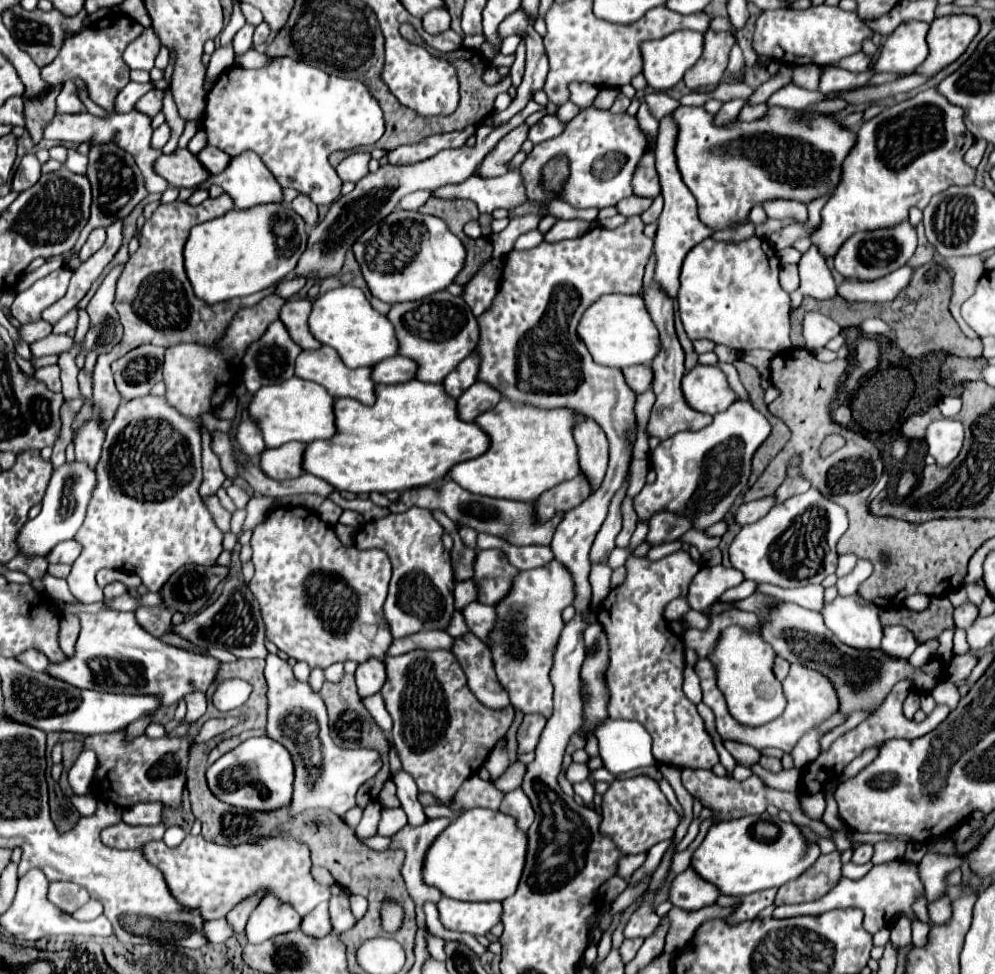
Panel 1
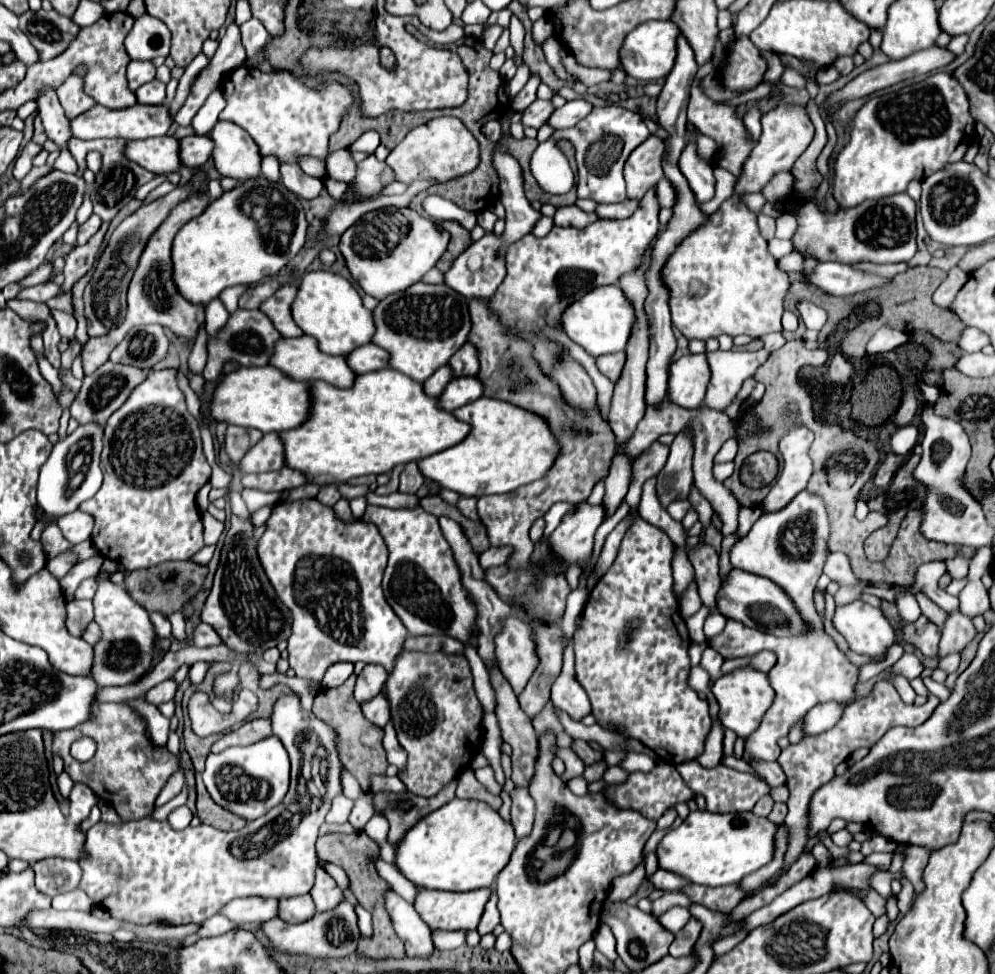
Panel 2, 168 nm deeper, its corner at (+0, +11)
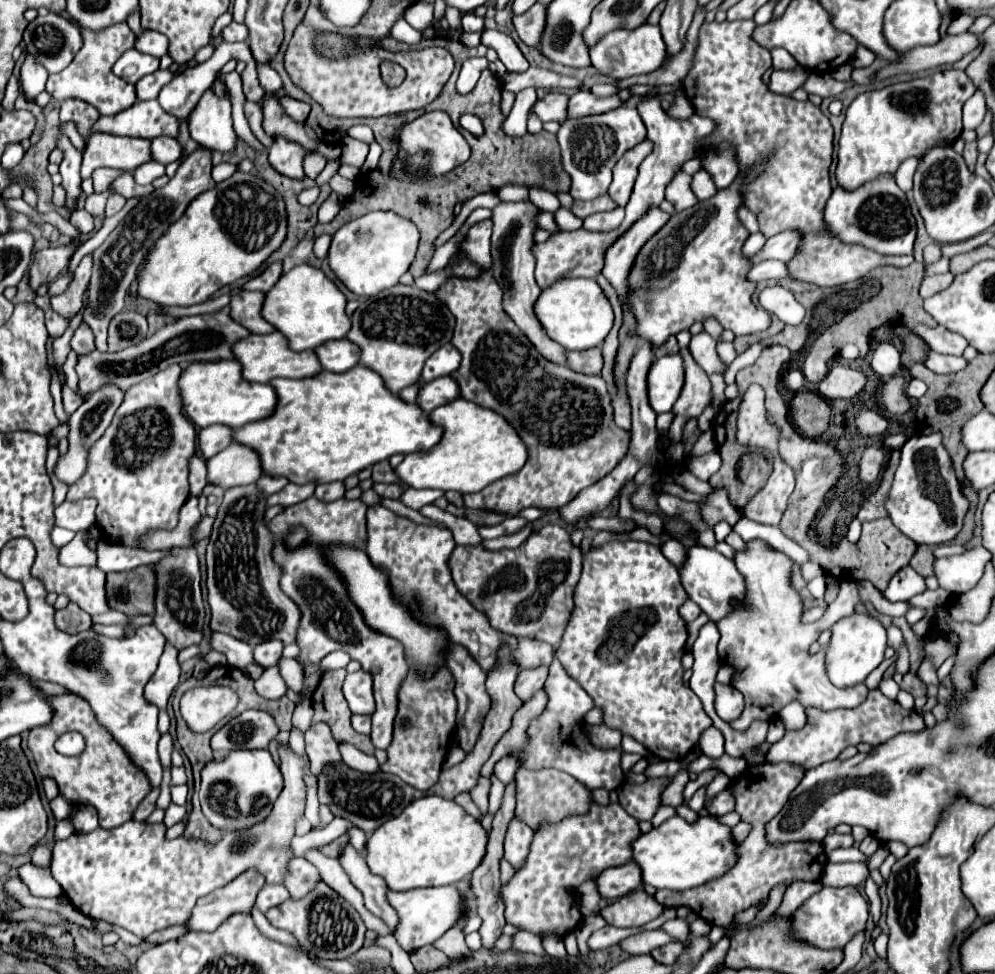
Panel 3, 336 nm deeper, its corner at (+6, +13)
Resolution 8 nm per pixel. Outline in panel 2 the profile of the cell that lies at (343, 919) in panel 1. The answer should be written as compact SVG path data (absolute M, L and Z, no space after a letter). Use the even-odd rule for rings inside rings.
M321 866L315 868L315 884L313 884L309 894L311 894L313 902L315 902L317 912L331 910L343 900L341 888L337 886L337 882Z

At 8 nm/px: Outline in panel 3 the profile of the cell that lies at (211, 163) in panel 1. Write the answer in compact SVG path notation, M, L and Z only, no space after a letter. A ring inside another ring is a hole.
M159 136L151 140L153 144L153 160L159 164L169 164L175 160L181 160L185 154L183 144L177 138L171 136Z

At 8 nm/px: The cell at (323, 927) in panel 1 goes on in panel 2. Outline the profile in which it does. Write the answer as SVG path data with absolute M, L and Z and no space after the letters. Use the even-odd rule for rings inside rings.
M309 894L295 896L295 898L279 898L279 918L281 920L289 924L297 924L297 922L309 920L311 914L315 914L315 904Z

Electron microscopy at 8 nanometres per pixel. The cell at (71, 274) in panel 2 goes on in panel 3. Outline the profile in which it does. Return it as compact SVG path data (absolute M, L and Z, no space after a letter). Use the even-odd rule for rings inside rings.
M69 242L69 244L63 244L63 246L39 250L33 258L31 268L29 268L31 286L37 288L41 282L55 280L67 268L67 264L69 264L69 260L71 260L71 256L75 254L77 248L79 248L77 242Z

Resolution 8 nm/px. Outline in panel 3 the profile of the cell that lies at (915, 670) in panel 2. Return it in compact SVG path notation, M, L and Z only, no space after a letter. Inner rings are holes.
M851 614L841 618L831 628L833 636L827 650L827 672L833 684L855 686L865 682L865 678L883 662L883 652L887 648L887 630L871 614Z

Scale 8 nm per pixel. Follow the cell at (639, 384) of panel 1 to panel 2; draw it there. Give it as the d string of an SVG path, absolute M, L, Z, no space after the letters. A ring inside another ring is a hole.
M615 352L615 354L605 354L605 356L599 356L595 360L597 368L601 374L605 374L611 382L617 382L621 370L623 370L623 362L625 362L625 354L623 352Z

